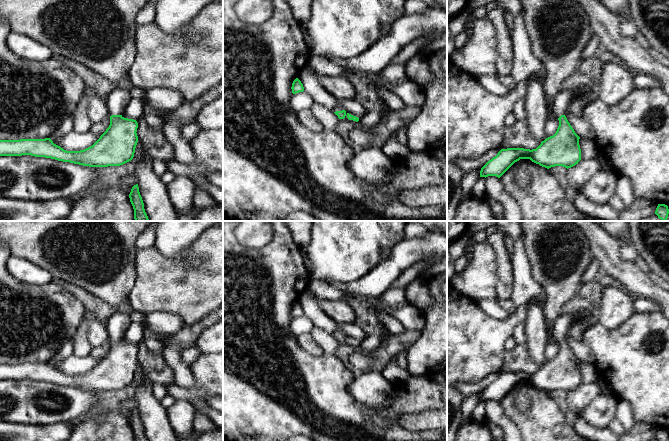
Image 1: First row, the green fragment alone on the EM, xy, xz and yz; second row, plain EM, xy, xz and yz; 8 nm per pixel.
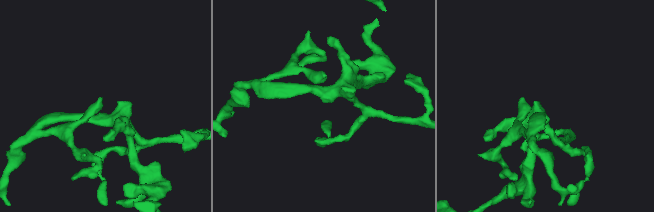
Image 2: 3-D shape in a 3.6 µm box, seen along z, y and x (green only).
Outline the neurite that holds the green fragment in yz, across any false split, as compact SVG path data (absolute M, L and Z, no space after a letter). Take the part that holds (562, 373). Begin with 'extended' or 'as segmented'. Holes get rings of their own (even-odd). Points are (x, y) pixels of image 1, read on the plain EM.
extended; M588 310L574 315L560 314L553 322L552 333L558 341L559 350L553 360L546 362L536 373L507 372L489 384L480 395L480 401L500 402L515 386L530 383L547 393L555 390L571 392L581 384L580 361L566 342L568 330L576 321L587 321L591 314Z

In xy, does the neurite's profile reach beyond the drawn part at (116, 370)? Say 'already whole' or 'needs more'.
needs more

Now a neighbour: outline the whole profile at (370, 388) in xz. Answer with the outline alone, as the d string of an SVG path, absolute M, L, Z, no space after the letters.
M371 369L356 376L349 387L356 401L383 412L396 395L396 385L388 381L381 371Z

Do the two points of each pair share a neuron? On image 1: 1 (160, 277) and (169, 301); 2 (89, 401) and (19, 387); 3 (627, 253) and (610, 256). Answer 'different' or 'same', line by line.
1: same
2: same
3: different

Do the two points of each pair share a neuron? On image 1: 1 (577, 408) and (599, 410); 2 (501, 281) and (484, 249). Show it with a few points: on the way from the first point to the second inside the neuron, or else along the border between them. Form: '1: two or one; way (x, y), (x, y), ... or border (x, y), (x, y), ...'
1: two; border (599, 393), (580, 414)
2: two; border (493, 249), (496, 255), (496, 296)

